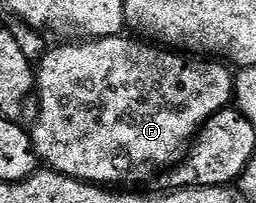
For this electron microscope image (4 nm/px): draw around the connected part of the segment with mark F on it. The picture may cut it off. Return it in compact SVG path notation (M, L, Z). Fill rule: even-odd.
M126 34L110 35L104 39L91 37L83 41L87 43L67 43L64 47L52 46L47 55L38 60L37 99L39 95L39 112L35 115L35 124L30 124L29 134L35 146L35 154L50 170L74 179L80 179L82 183L119 185L122 179L127 179L130 175L139 175L142 171L155 171L158 167L170 168L184 154L188 144L198 135L203 122L232 102L235 94L235 80L230 66L219 61L212 61L207 57L188 57L186 54L164 49L154 42L144 41L139 37L127 38Z

